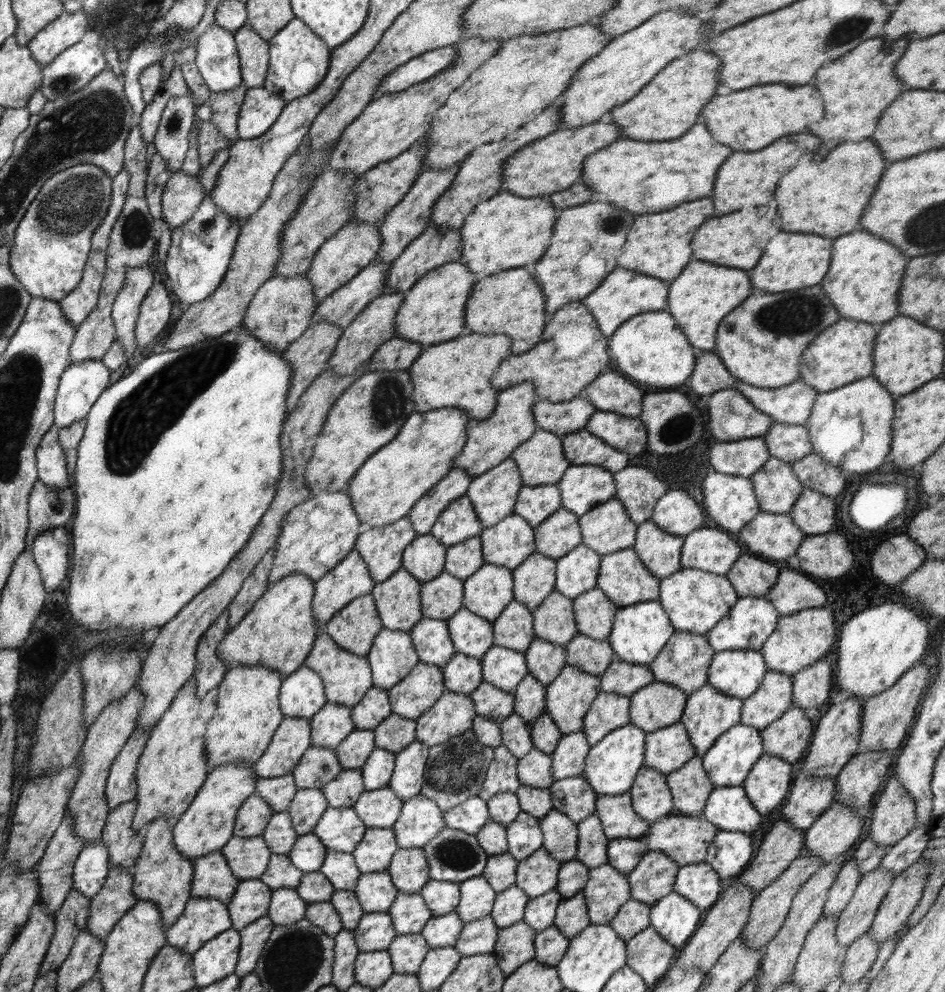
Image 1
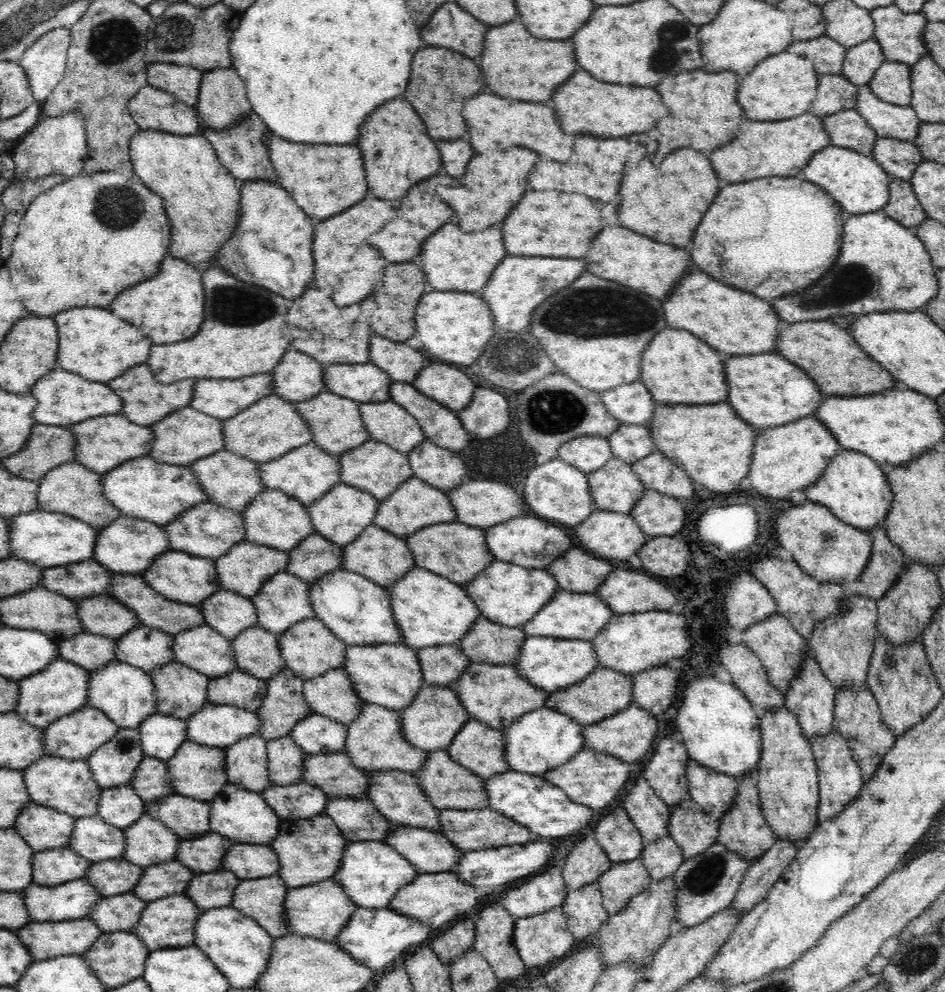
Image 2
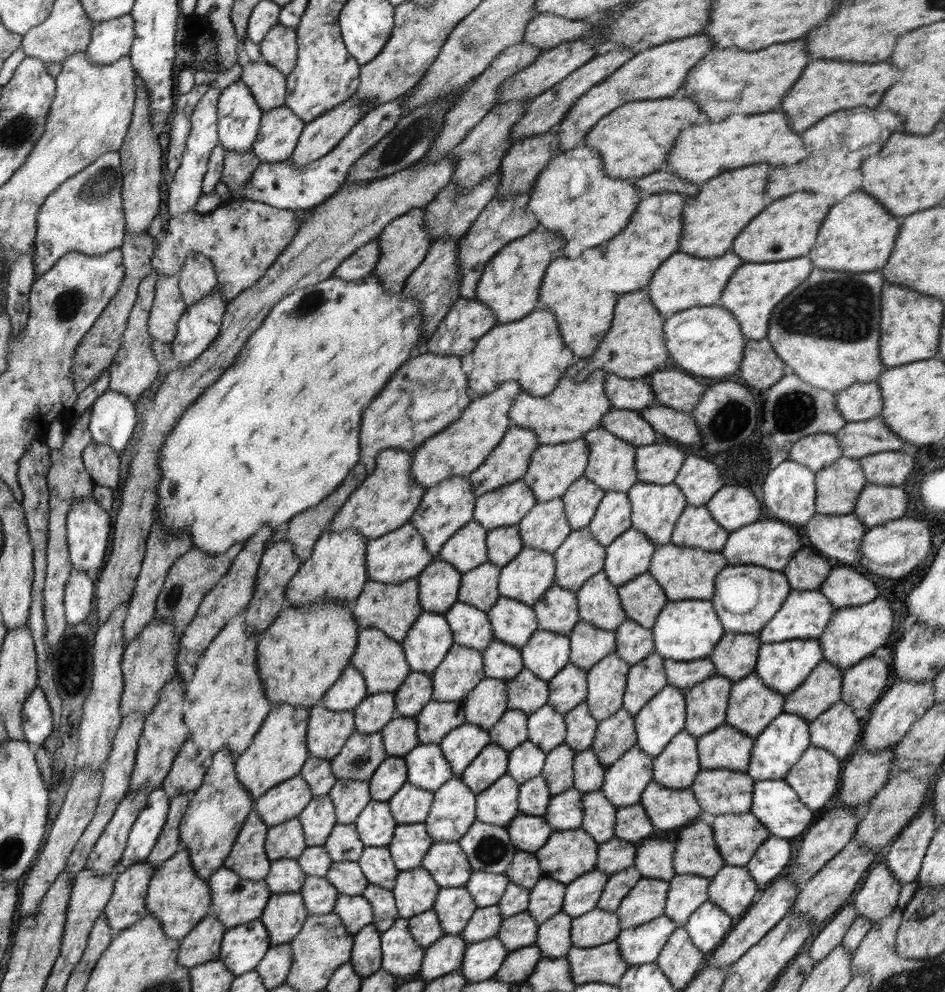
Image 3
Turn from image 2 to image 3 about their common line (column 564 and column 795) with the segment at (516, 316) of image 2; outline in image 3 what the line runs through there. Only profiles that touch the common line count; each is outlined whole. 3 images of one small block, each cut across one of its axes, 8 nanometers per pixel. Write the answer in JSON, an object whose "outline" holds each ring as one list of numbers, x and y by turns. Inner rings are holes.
{"outline":[[807,256,774,262,742,263,728,279,718,305,733,313,746,339,763,340,767,336,772,309,796,286,802,284,812,271,813,264]]}

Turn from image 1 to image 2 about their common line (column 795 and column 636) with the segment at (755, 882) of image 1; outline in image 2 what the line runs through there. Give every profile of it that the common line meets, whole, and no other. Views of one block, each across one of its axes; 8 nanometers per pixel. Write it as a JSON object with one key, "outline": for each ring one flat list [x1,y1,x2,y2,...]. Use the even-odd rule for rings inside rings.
{"outline":[[620,804,597,822,593,835,612,863,632,862,642,856,645,842]]}

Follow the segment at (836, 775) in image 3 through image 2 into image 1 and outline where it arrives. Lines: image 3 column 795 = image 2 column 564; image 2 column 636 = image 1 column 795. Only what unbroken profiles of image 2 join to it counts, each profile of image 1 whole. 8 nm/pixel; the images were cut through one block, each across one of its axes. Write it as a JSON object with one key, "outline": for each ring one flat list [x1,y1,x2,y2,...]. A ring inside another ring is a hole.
{"outline":[[764,753,758,757,756,764,752,766,748,776,742,781,746,796,750,799,752,806,762,816,767,816,778,806,782,806,786,795,790,790,791,780,797,773,797,764,790,764,777,756]]}

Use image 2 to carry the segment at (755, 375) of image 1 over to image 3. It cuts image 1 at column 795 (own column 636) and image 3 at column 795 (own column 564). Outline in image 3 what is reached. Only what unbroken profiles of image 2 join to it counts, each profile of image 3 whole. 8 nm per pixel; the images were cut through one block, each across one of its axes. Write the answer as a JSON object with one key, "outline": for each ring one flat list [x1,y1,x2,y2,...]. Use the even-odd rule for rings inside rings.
{"outline":[[813,268,802,281,772,309,766,339,792,372,804,382,830,392,851,384,876,381,886,370,880,358,881,292,883,276,872,272,828,272]]}

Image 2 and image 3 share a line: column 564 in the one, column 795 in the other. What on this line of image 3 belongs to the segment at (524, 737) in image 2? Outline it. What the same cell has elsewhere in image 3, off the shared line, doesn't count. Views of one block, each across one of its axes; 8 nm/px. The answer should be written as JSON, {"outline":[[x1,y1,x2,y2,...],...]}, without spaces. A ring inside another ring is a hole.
{"outline":[[779,714,755,738,747,773,755,780,782,780,798,762,799,756,810,746,809,721,797,714]]}

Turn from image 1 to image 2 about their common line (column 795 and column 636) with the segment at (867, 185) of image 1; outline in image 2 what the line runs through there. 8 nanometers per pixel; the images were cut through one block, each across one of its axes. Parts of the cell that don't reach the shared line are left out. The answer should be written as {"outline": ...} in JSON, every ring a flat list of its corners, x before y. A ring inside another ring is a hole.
{"outline":[[682,148,666,156,660,166,654,166,652,160,644,158,640,166,628,164,626,168,620,188,620,222,622,226,662,244,687,248,696,226,713,204,712,200,717,198,722,184,708,156,702,152]]}

